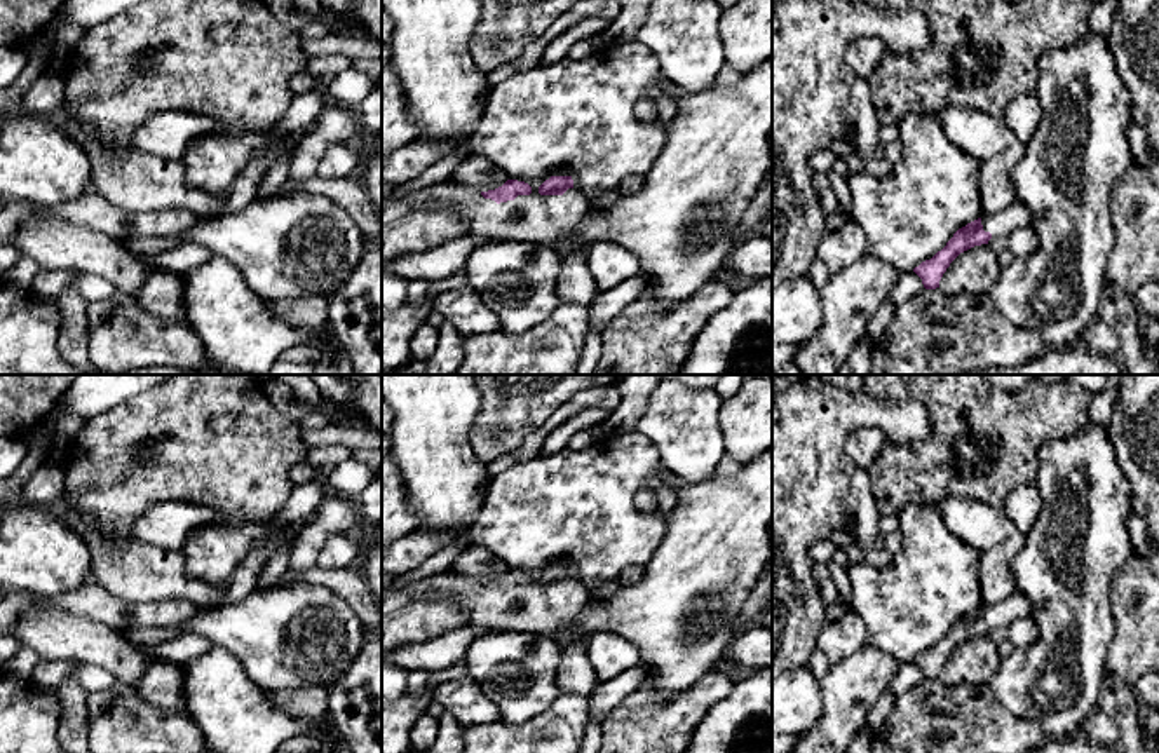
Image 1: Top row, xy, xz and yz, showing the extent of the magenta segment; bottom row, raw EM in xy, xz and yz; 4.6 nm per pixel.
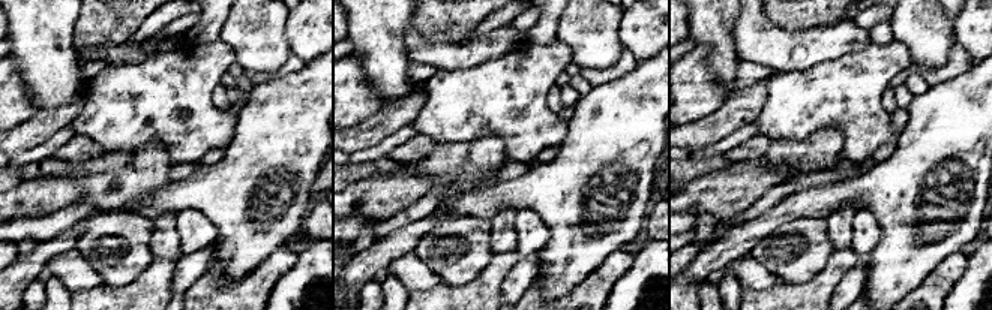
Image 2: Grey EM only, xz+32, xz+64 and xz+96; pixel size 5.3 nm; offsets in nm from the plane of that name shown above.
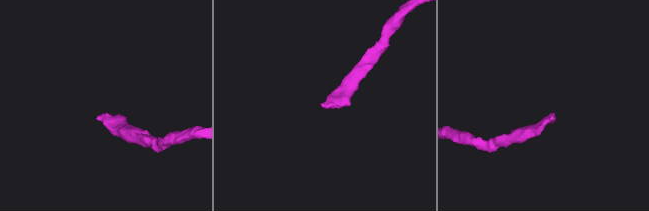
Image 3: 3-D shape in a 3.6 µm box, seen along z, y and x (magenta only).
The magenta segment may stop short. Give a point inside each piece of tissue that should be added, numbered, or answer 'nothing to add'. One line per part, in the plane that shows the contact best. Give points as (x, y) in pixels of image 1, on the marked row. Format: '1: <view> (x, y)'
1: xz (549, 220)

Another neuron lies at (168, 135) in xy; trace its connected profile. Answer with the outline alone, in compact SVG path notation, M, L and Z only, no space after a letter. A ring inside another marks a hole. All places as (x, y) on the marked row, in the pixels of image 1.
M159 112L136 127L131 145L150 155L181 160L192 141L223 127L211 117L190 112Z

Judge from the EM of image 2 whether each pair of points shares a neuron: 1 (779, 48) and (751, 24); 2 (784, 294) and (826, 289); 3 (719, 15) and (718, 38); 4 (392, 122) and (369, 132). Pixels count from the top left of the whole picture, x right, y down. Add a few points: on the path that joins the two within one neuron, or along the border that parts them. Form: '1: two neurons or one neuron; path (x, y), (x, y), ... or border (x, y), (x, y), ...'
1: one neuron; path (772, 45), (758, 32)
2: one neuron; path (794, 294), (815, 294)
3: one neuron; path (718, 21), (718, 32)
4: one neuron; path (386, 122), (375, 128)

